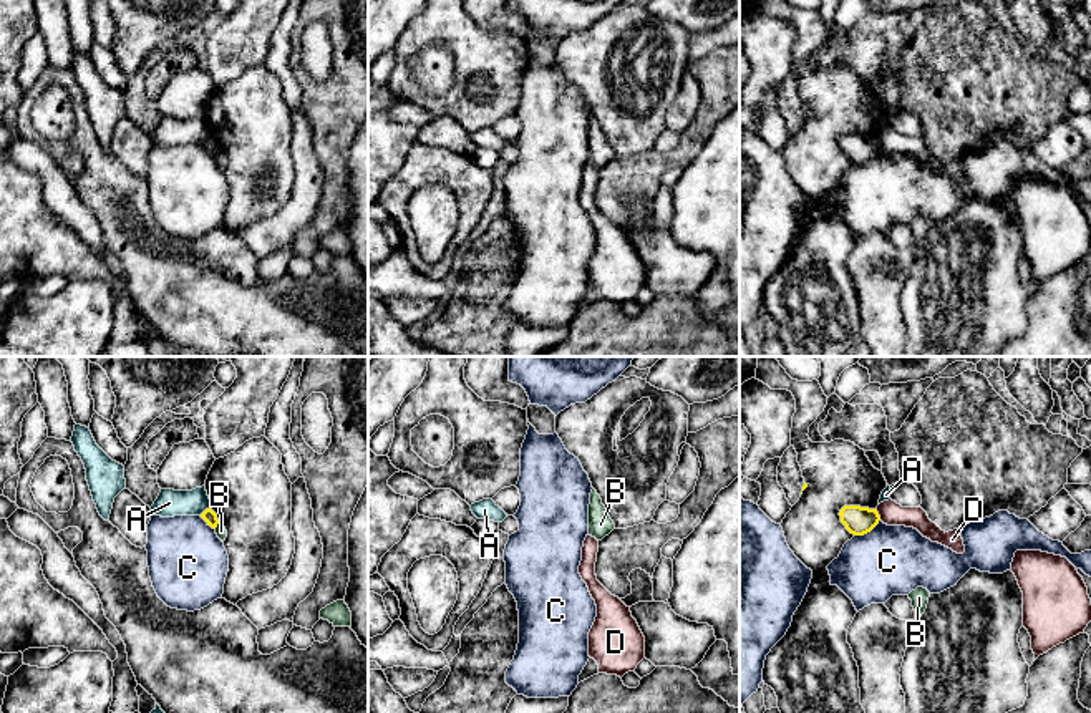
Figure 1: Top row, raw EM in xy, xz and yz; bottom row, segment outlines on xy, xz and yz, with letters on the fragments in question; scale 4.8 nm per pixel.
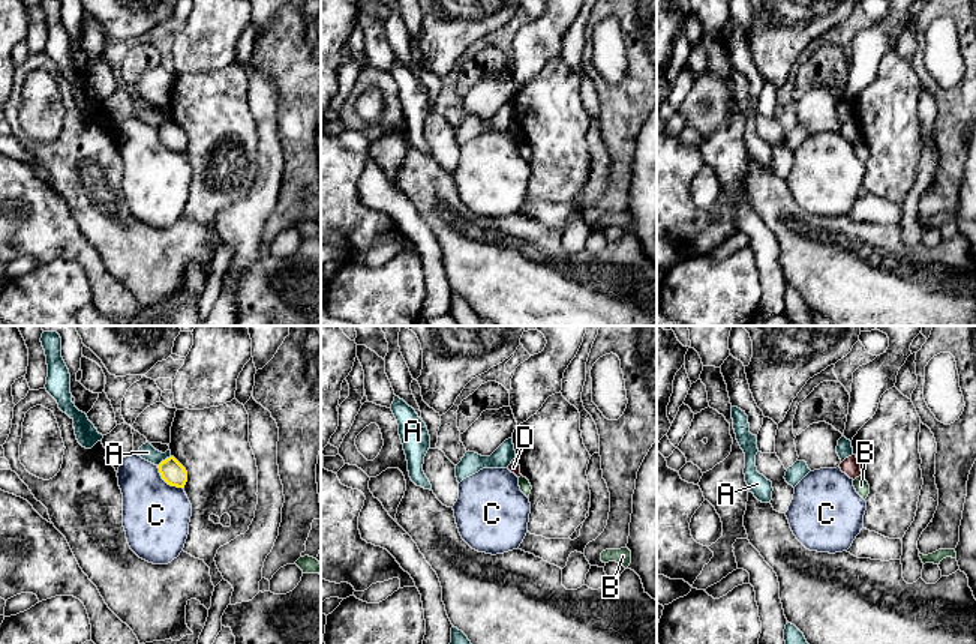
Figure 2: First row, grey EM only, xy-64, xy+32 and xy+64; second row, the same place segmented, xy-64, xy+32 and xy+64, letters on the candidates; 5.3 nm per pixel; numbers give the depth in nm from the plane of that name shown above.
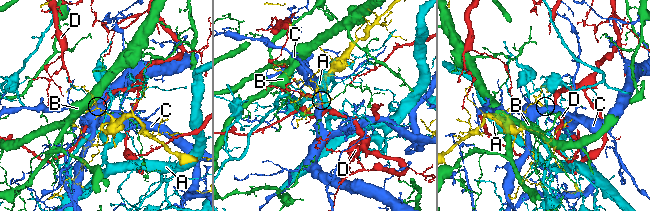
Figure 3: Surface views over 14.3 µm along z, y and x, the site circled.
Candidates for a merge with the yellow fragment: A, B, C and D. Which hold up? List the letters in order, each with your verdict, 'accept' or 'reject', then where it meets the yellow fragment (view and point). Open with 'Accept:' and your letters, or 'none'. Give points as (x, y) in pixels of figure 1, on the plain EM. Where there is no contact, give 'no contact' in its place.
Accept: none
A: reject; meets yellow in xy at (206, 138)
B: reject; meets yellow in xy at (216, 155)
C: reject; meets yellow in yz at (867, 160)
D: reject; meets yellow in yz at (877, 143)

